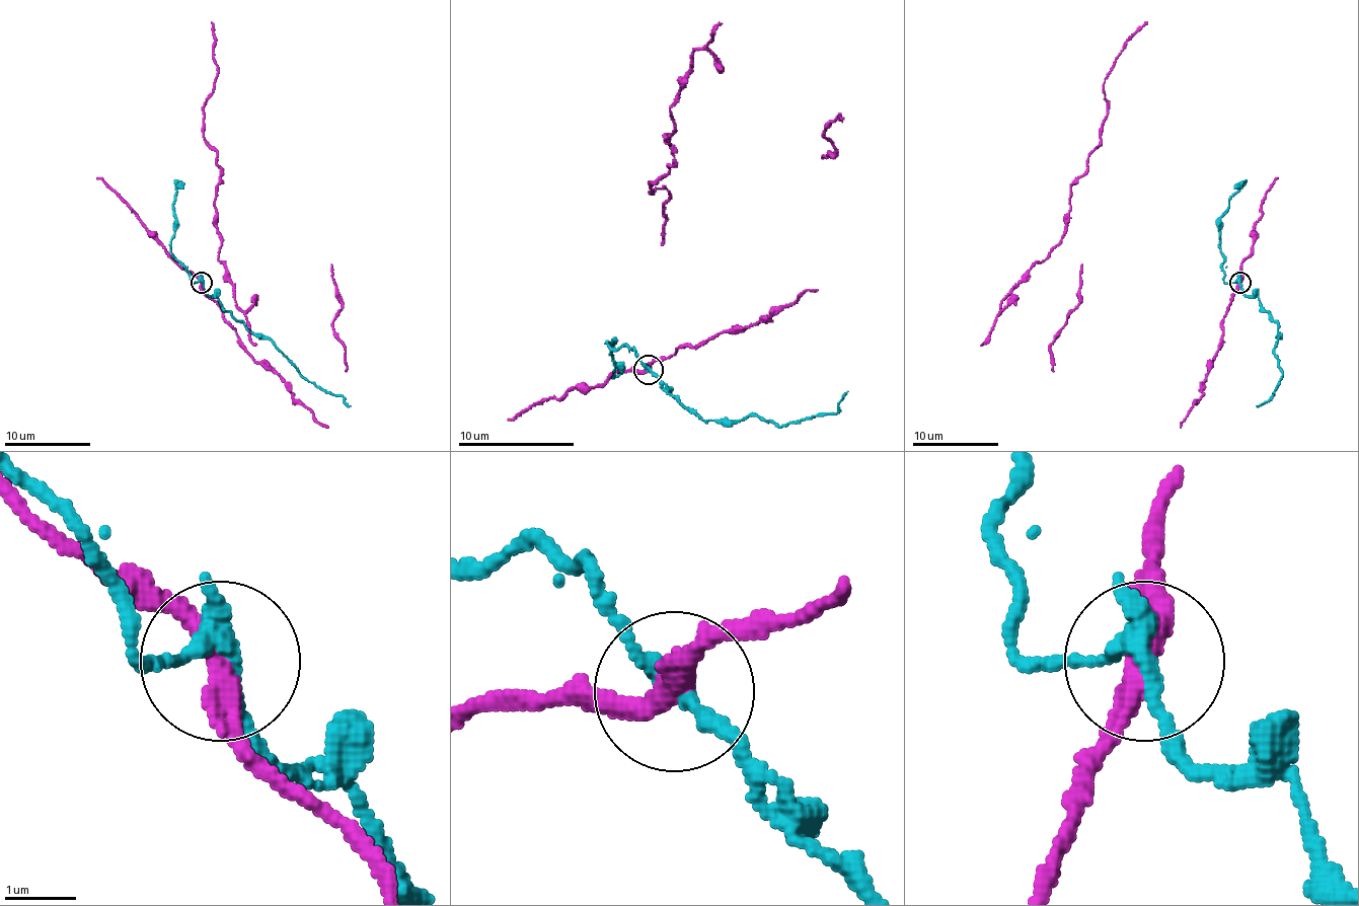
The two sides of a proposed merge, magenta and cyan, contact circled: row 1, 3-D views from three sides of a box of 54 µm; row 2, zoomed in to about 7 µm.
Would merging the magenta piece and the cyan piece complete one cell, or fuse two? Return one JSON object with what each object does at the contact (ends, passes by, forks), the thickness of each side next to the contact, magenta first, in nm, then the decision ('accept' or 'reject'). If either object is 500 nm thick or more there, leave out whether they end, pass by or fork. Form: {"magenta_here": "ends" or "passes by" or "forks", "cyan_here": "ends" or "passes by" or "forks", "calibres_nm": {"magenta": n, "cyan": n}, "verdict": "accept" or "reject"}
{"magenta_here": "passes by", "cyan_here": "forks", "calibres_nm": {"magenta": 320, "cyan": 220}, "verdict": "reject"}

